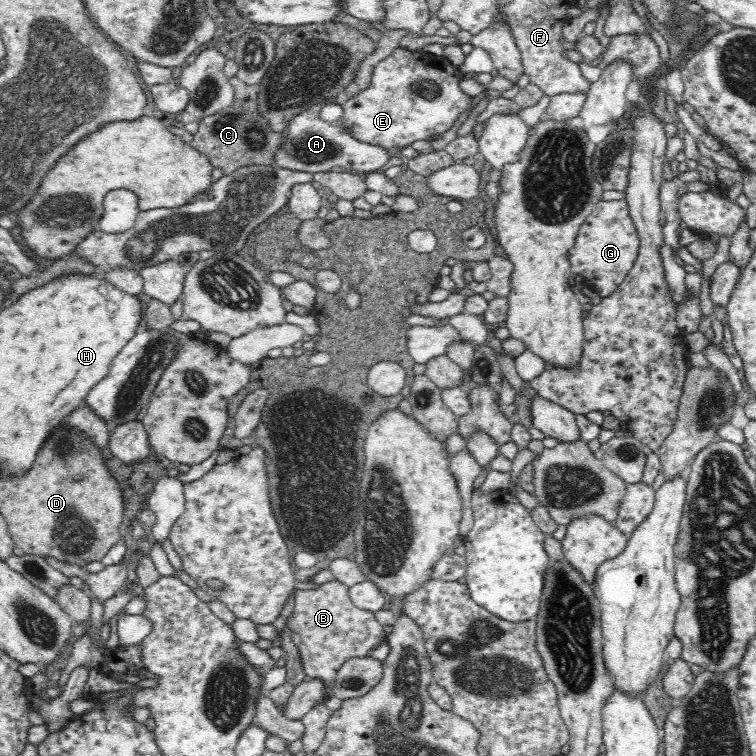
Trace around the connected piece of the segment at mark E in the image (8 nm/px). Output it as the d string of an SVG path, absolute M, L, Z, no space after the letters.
M398 47L385 60L376 64L372 74L370 86L366 90L358 92L356 96L341 104L343 115L337 124L347 128L356 140L380 146L388 151L390 148L402 148L416 140L427 140L448 132L472 100L460 89L462 75L458 68L453 67L442 55L430 55L424 50L415 51Z

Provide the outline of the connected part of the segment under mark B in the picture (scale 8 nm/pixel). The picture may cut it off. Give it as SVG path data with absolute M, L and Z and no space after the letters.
M338 580L318 588L296 590L294 609L286 623L292 630L307 679L319 678L326 688L336 682L339 668L348 659L365 657L386 637L375 613L358 608L349 597L349 588Z

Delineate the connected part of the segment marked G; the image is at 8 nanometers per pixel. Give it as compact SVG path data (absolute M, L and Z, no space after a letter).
M626 199L598 201L592 214L580 226L578 236L572 248L568 250L566 259L571 266L573 276L581 274L585 283L592 286L604 299L624 282L626 275L632 270L639 254L639 234L629 213Z

